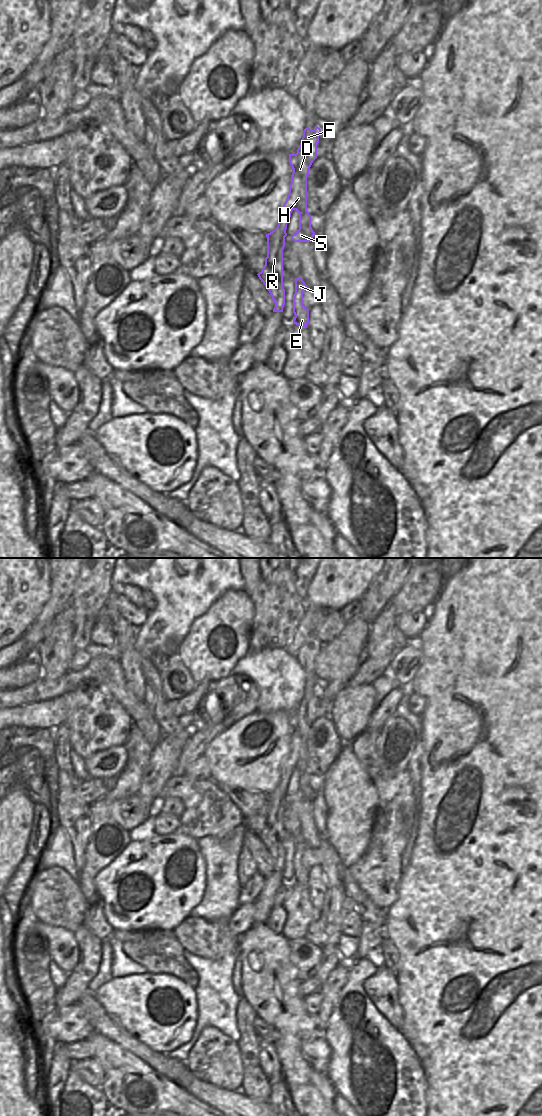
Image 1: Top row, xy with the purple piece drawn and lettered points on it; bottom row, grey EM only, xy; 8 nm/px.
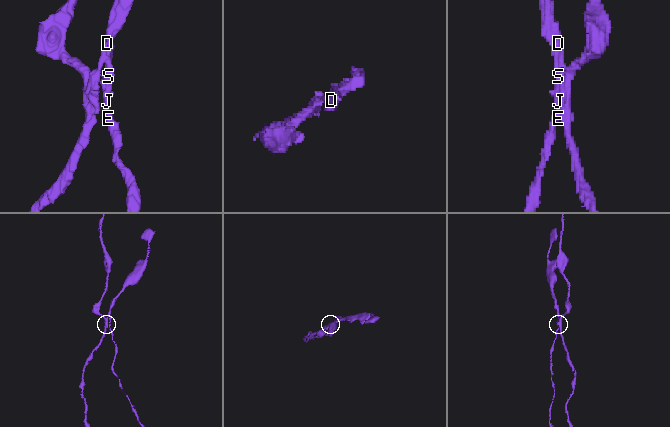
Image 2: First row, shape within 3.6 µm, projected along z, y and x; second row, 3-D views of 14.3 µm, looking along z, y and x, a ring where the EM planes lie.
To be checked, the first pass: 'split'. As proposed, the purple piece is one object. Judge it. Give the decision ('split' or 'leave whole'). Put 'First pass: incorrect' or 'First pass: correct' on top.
First pass: correct
split

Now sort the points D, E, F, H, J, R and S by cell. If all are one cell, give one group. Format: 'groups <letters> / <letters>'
groups D E F H J S / R

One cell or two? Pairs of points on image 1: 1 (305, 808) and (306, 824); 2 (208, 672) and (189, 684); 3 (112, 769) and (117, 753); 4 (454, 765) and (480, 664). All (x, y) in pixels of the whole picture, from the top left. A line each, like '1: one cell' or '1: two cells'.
1: one cell
2: two cells
3: one cell
4: one cell

